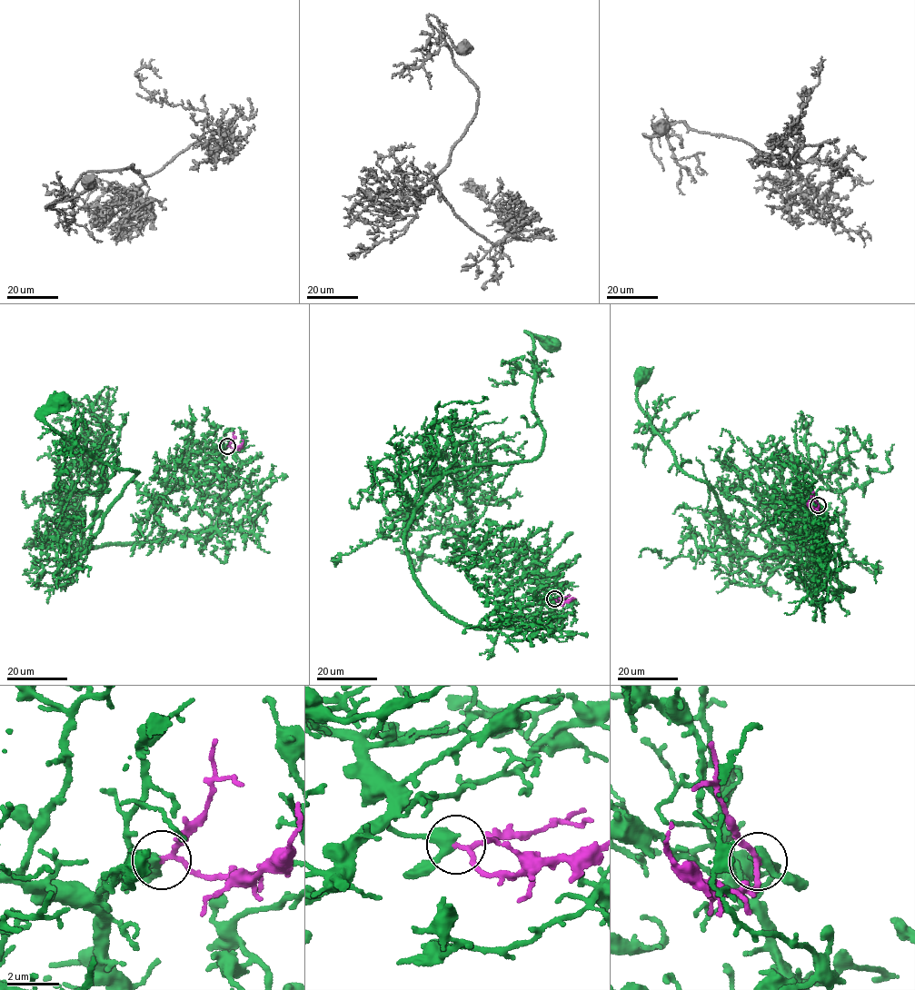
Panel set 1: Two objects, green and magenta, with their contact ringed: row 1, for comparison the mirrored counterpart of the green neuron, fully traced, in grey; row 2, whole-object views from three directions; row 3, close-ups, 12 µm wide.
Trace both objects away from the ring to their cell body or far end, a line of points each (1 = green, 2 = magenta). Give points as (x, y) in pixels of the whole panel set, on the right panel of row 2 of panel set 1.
1: (819, 505), (838, 584), (855, 589), (740, 551), (710, 486), (653, 433), (642, 375)
2: (819, 505), (818, 509), (814, 509), (808, 505), (809, 499)

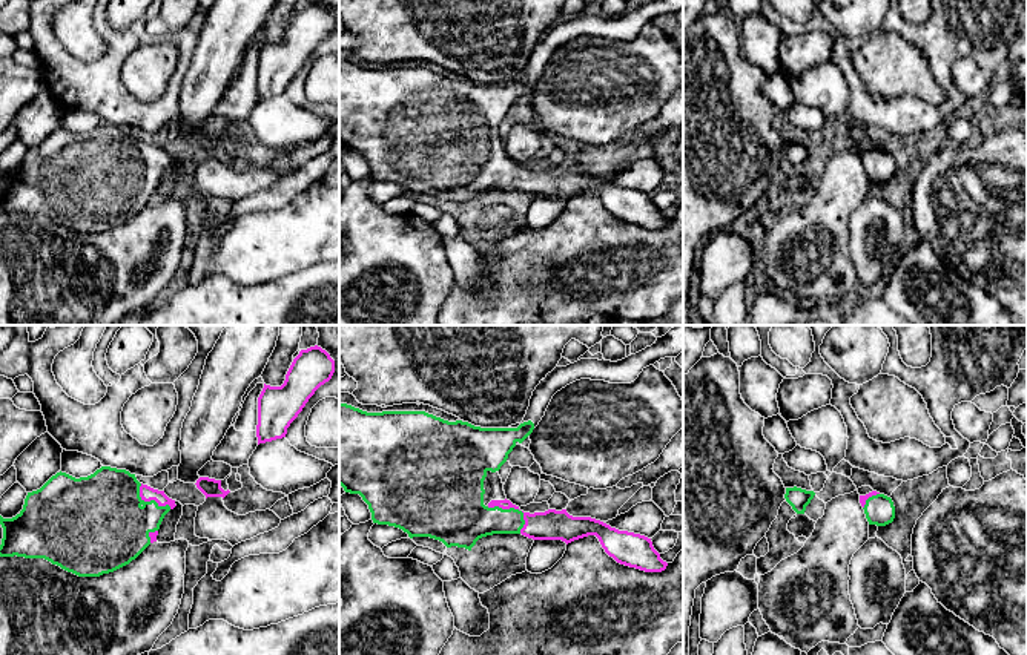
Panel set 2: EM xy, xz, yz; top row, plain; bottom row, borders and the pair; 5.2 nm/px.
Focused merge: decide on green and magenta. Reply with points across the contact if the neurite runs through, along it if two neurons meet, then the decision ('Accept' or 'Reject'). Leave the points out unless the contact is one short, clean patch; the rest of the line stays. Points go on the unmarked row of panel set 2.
Path across: xz (467, 175), (504, 174), (513, 164), (505, 160). Accept

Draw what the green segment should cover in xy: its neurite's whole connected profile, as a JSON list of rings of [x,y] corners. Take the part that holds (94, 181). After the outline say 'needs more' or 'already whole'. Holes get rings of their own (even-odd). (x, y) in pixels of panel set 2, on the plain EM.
[[[101,123],[94,130],[80,135],[60,127],[40,146],[28,149],[23,166],[15,173],[0,172],[3,184],[0,213],[45,215],[78,233],[100,233],[129,221],[157,198],[164,172],[175,163],[175,156],[169,155],[164,147],[140,140],[135,130],[126,126]]] | needs more

